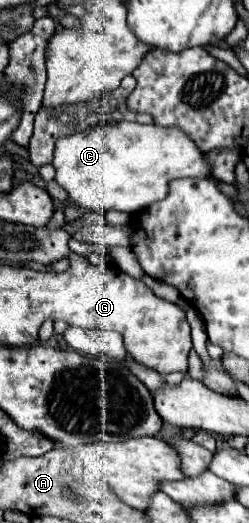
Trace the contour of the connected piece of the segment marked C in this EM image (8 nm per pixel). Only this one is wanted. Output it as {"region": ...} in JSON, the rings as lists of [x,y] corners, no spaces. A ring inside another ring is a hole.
{"region":[[[135,122],[97,124],[83,132],[59,138],[55,144],[53,166],[57,170],[55,180],[67,190],[69,200],[75,206],[91,210],[91,212],[119,210],[119,212],[135,214],[143,206],[163,200],[167,196],[169,180],[209,176],[209,166],[203,160],[203,154],[199,152],[199,148],[195,148],[195,144],[191,144],[191,140],[187,140],[187,136],[183,136],[183,132],[179,132],[177,128],[159,128],[155,124],[143,126]]]}

